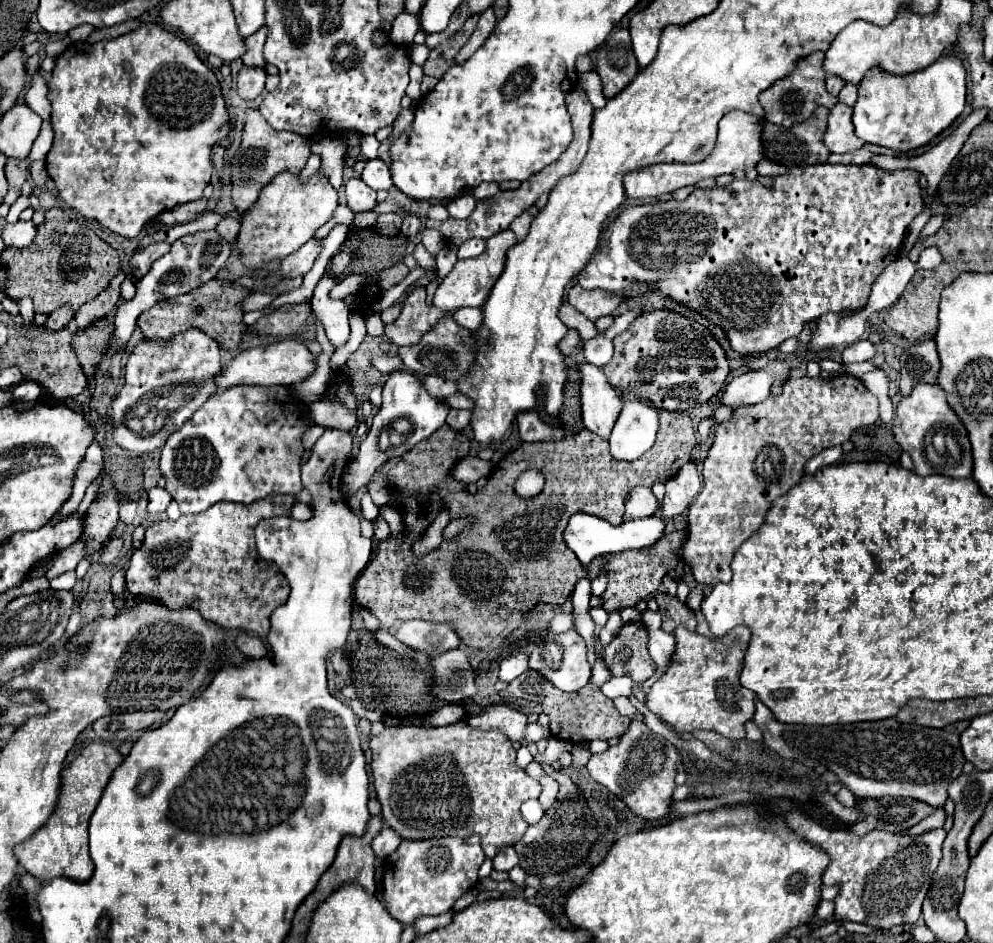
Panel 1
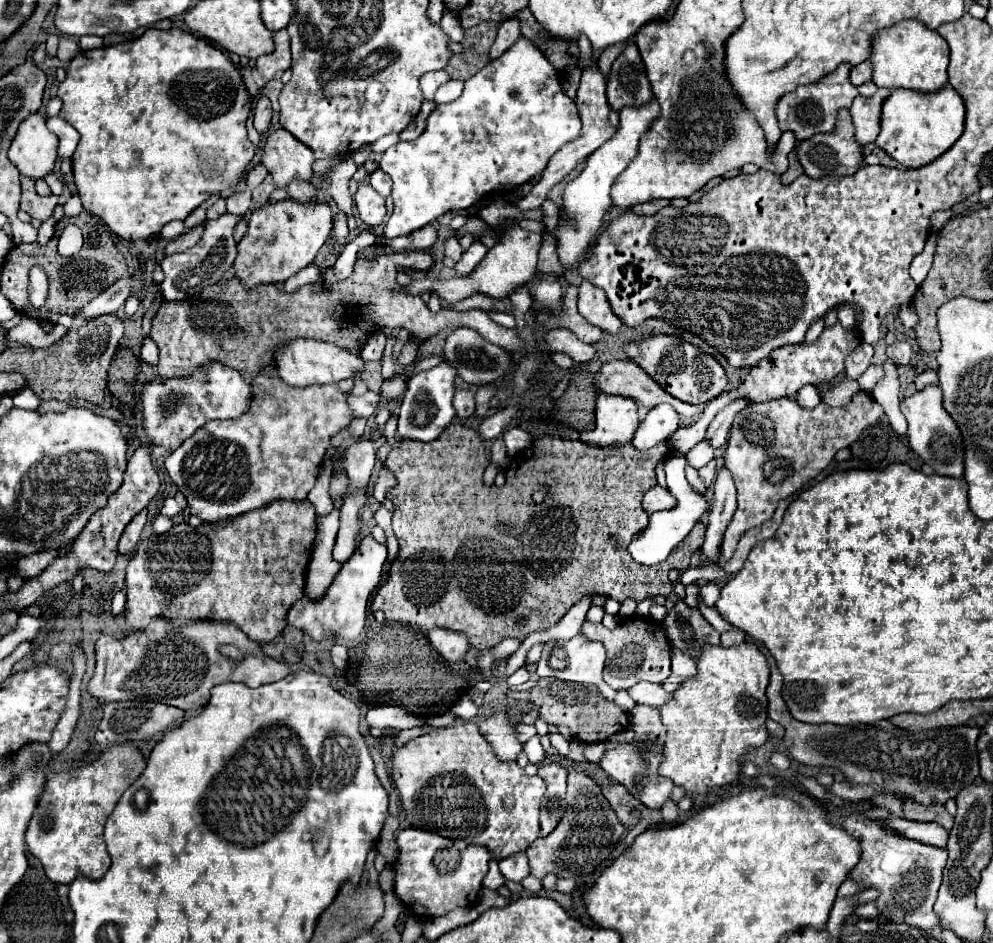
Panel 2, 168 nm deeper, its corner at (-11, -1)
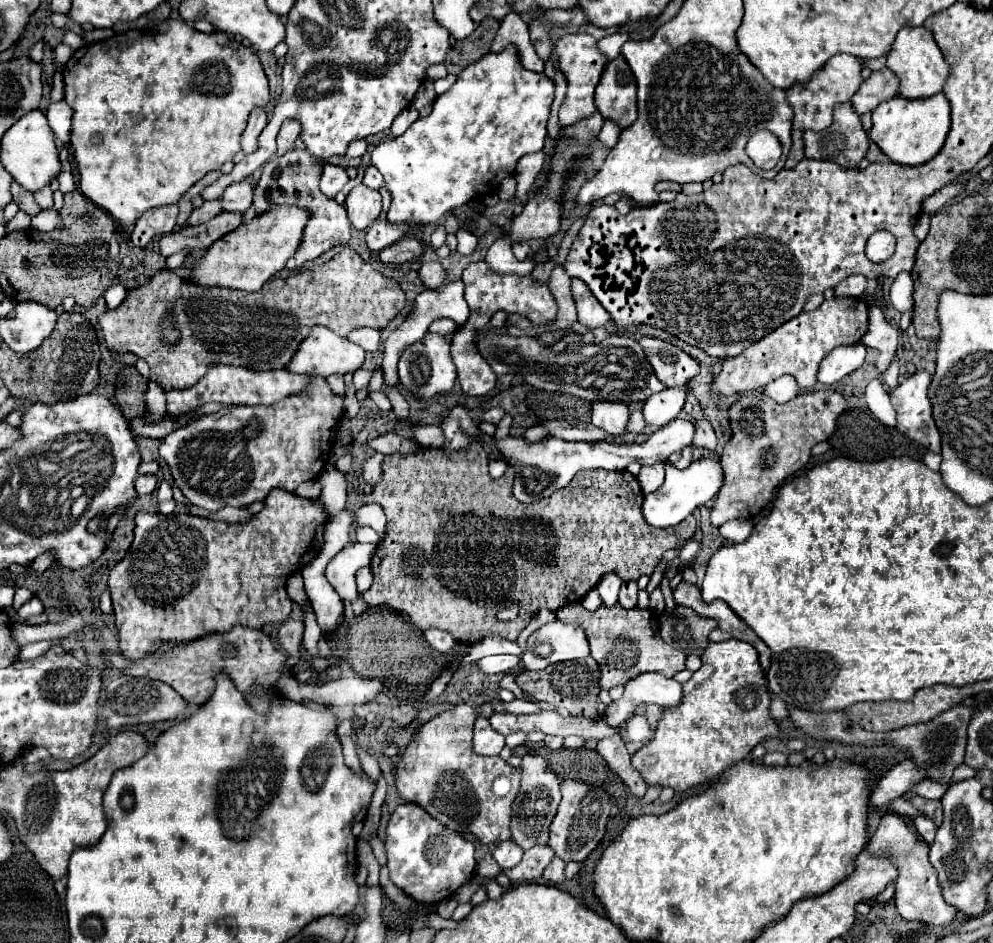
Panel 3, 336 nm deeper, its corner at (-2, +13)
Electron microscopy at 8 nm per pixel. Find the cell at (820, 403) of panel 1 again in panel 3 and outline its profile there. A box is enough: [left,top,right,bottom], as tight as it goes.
[711,387,847,523]

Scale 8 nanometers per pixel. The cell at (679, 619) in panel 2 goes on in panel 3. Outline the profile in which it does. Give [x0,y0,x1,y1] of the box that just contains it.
[659,605,717,655]

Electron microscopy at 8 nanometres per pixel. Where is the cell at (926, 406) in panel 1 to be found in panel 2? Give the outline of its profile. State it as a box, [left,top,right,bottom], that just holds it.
[900,385,964,477]

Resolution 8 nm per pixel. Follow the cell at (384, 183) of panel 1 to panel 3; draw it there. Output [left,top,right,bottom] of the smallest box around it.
[363,165,383,189]

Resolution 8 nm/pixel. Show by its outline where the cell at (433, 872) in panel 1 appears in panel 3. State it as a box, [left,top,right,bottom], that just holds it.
[387,803,475,903]

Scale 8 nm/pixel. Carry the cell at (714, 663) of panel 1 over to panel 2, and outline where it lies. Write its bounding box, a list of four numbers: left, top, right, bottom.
[658,643,770,795]

